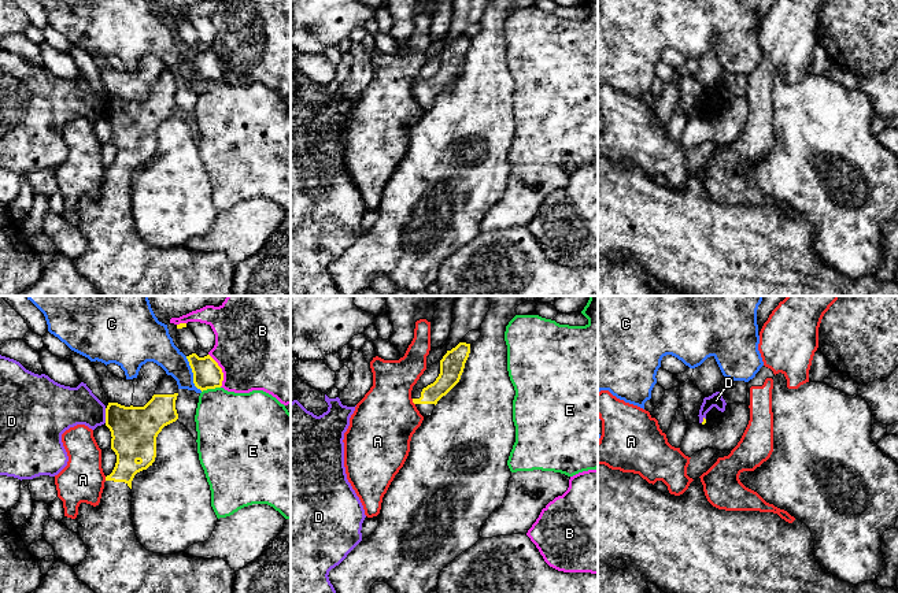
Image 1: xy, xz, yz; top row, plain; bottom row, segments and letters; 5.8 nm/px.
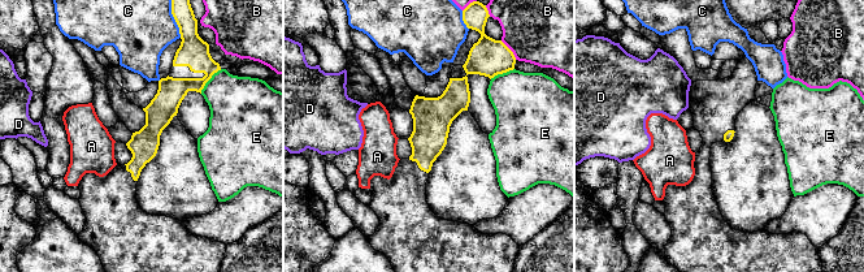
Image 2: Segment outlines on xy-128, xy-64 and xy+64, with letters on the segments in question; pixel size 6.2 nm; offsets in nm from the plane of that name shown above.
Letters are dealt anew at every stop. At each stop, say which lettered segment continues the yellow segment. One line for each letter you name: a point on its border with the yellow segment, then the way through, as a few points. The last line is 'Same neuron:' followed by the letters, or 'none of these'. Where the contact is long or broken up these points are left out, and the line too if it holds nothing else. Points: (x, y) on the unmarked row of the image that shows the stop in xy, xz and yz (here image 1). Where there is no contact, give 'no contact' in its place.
Same neuron: none of these

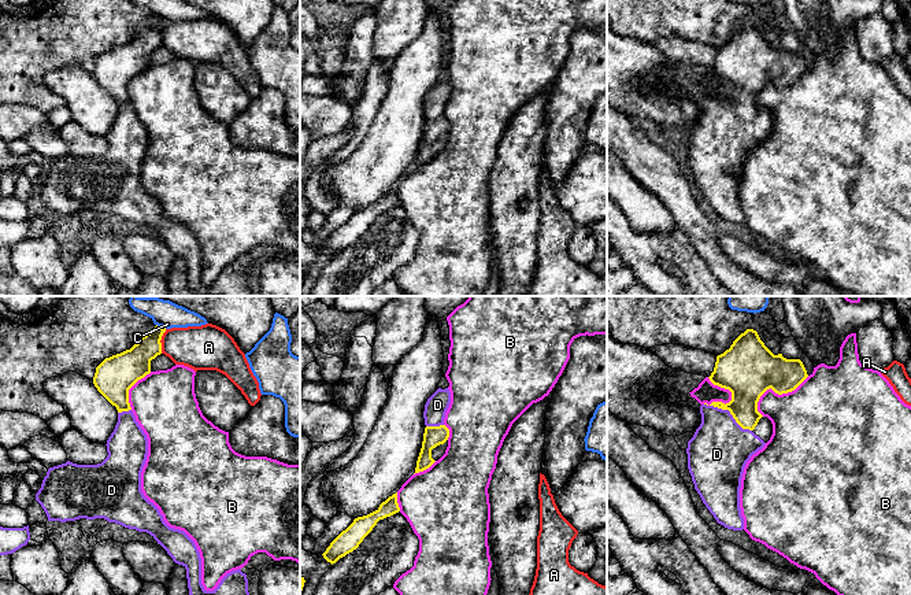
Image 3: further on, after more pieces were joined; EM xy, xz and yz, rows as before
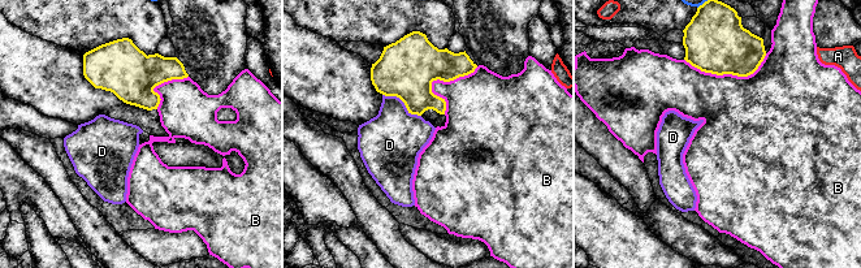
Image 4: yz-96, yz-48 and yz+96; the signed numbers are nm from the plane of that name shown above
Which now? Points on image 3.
D: contact yz (730, 106); way yz (745, 66), (744, 92), (730, 106), (718, 144)
Same neuron: D

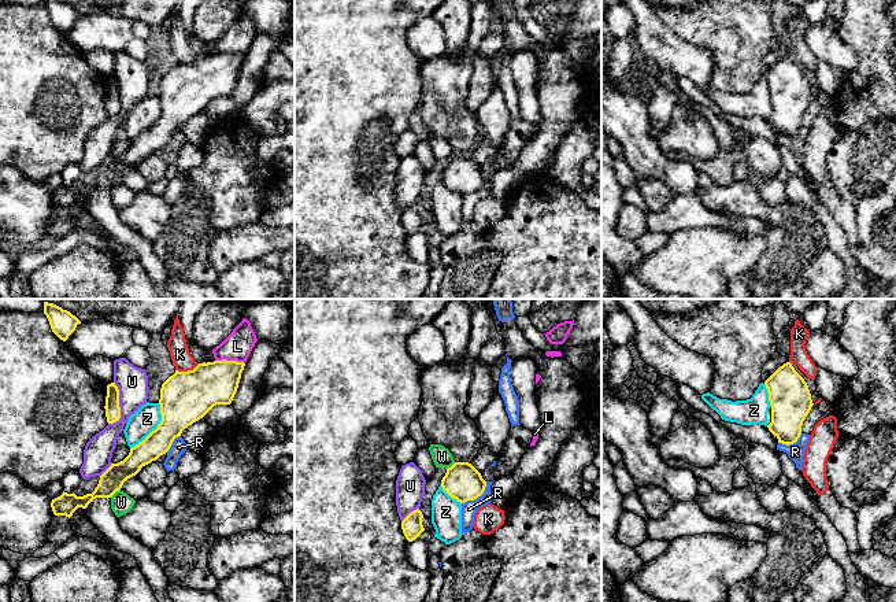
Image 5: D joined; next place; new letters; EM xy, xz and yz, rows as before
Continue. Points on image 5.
Same neuron: none of these

